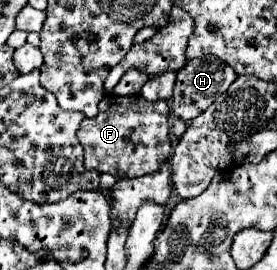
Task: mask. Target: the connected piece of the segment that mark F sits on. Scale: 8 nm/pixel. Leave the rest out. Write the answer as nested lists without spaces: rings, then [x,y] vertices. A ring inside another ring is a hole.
[[[109,95],[99,103],[99,113],[83,119],[77,139],[85,151],[85,167],[99,173],[111,173],[119,179],[157,173],[171,155],[169,139],[169,103],[145,101],[141,95]]]

